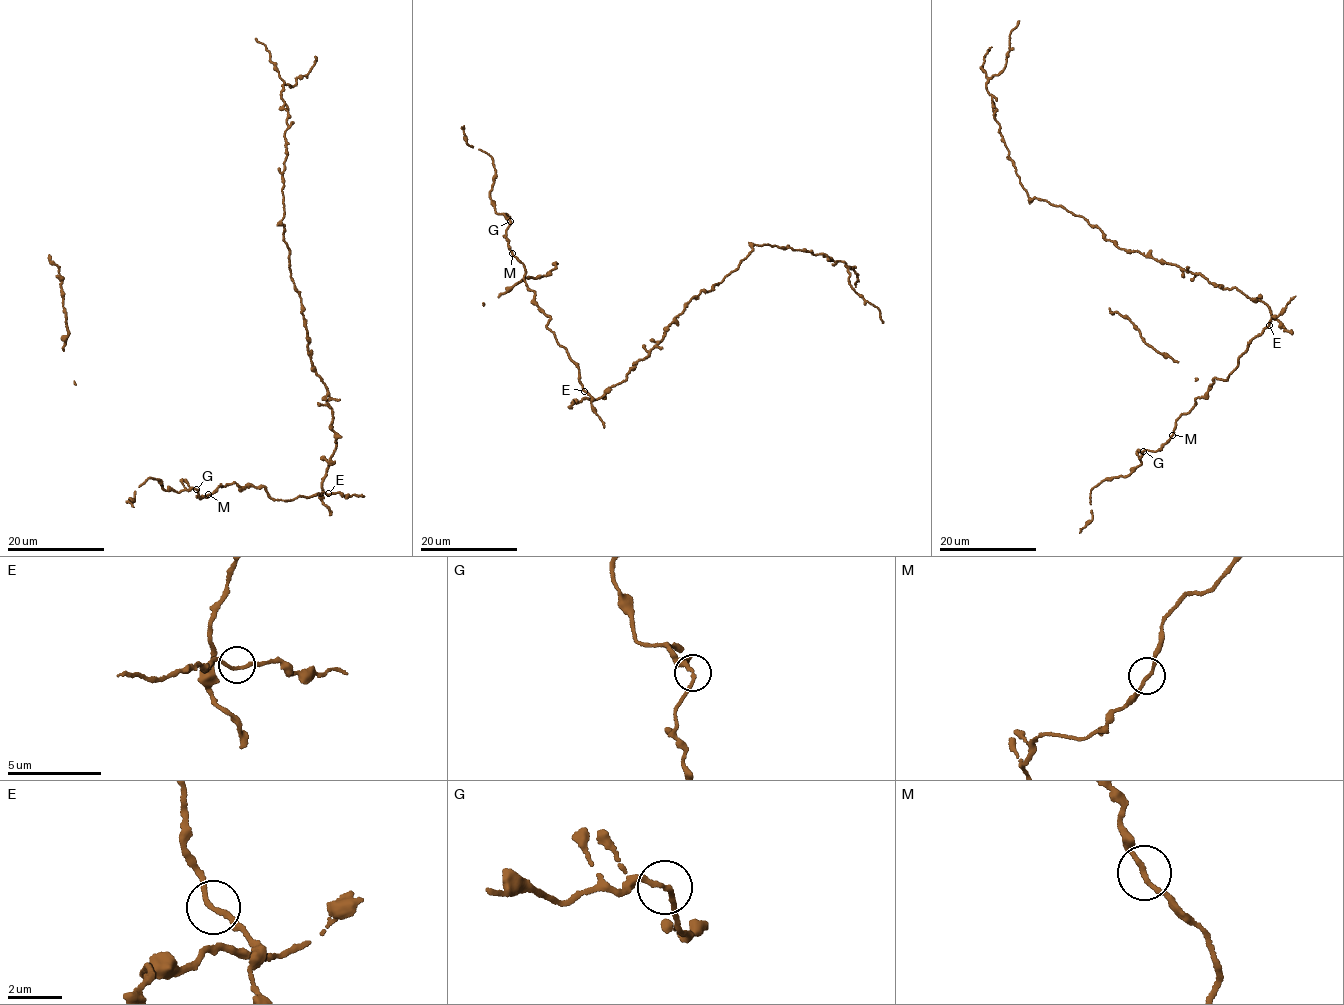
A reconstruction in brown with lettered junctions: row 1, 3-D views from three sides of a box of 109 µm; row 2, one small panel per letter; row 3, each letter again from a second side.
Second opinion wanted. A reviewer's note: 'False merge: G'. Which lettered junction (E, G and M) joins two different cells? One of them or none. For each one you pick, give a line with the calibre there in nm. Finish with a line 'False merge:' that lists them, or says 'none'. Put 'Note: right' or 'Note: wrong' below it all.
False merge: none
Note: wrong

